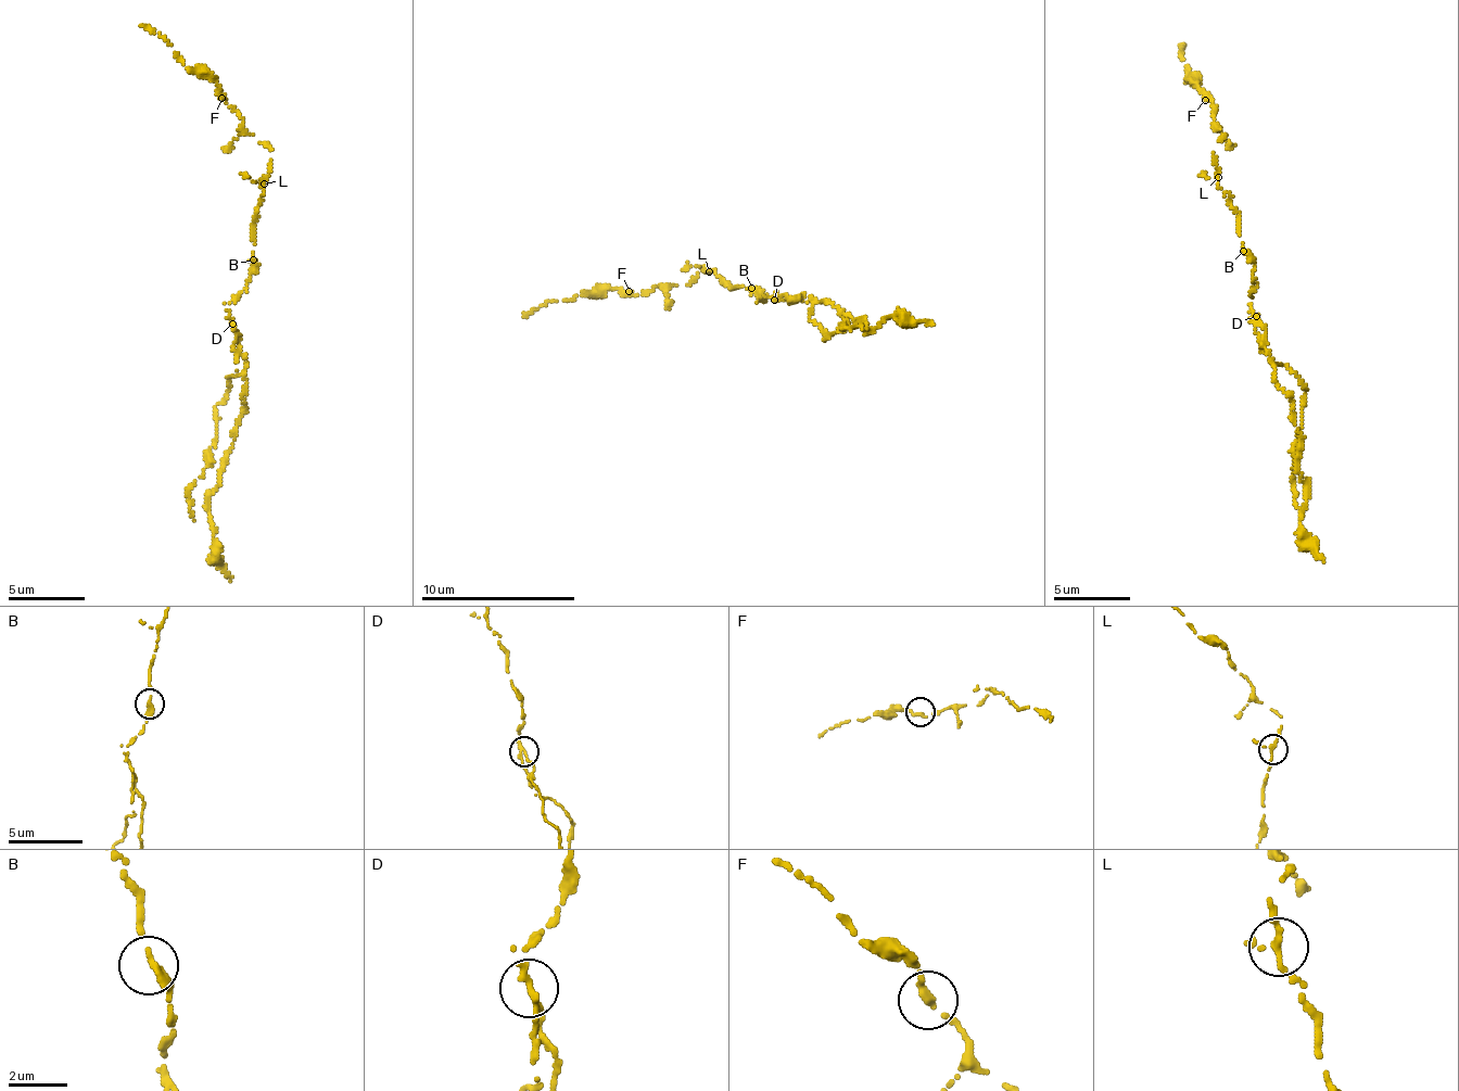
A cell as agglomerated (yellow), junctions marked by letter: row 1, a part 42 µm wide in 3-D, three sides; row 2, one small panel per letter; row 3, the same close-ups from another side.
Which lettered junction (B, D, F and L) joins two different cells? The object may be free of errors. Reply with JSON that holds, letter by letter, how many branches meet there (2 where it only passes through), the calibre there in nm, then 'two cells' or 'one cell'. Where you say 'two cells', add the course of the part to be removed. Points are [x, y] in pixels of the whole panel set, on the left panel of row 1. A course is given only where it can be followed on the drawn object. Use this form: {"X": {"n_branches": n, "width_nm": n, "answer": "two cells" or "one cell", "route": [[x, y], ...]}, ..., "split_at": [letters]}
{"B": {"n_branches": 2, "width_nm": 280, "answer": "one cell"}, "D": {"n_branches": 3, "width_nm": 200, "answer": "two cells", "route": [[230, 324], [239, 340], [246, 394], [218, 486], [208, 498], [213, 550], [230, 581]]}, "F": {"n_branches": 2, "width_nm": 240, "answer": "one cell"}, "L": {"n_branches": 3, "width_nm": 190, "answer": "one cell"}, "split_at": ["D"]}

